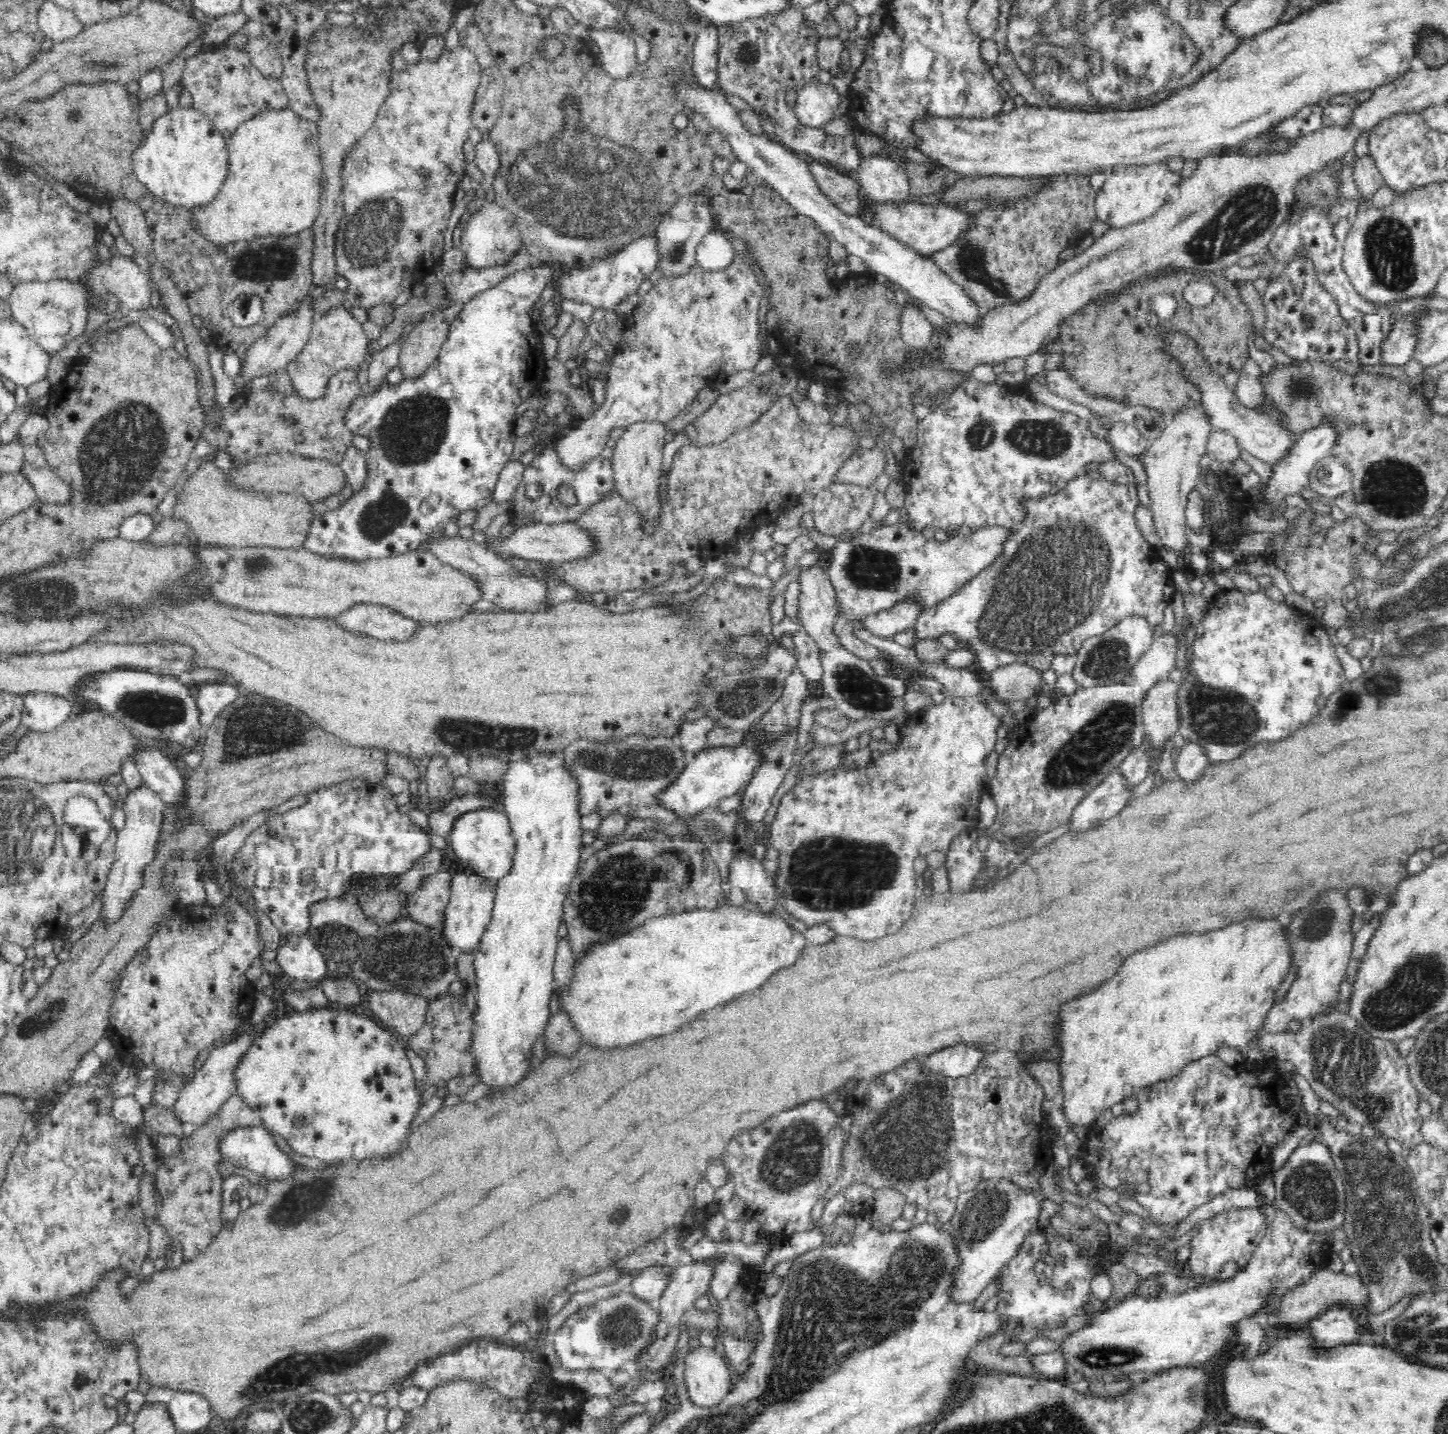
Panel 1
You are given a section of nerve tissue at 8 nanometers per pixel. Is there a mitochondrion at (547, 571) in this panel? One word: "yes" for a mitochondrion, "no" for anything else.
no

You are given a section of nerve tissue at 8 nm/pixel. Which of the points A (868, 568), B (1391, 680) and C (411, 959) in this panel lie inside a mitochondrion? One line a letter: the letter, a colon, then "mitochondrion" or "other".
A: mitochondrion
B: mitochondrion
C: mitochondrion

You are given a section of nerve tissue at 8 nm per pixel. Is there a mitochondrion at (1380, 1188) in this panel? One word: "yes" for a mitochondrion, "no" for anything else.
yes

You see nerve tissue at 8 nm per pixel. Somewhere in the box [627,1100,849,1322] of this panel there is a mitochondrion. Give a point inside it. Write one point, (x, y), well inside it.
(796, 1158)

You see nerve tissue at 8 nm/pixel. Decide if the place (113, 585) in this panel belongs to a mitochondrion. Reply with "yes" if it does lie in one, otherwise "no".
no

